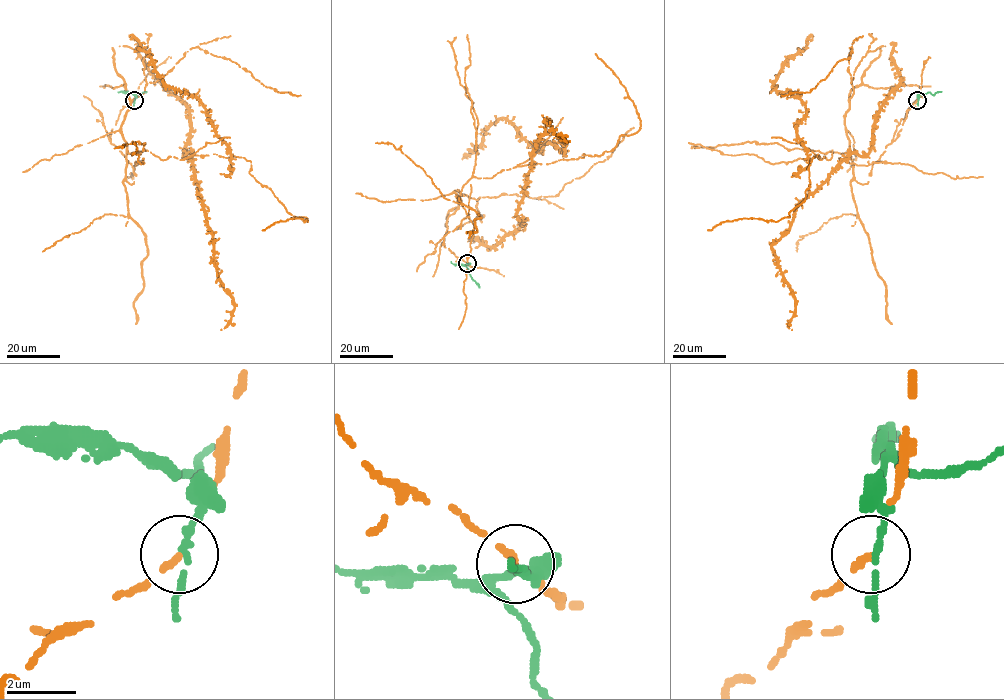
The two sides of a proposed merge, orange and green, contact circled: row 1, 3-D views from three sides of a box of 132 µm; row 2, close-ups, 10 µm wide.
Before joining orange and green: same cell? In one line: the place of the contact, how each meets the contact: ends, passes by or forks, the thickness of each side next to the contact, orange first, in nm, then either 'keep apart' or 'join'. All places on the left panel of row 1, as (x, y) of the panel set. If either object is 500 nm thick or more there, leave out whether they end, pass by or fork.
at (134, 100); orange ends there; green passes by; 240 nm thick on the orange side, 190 nm on the other; keep apart

